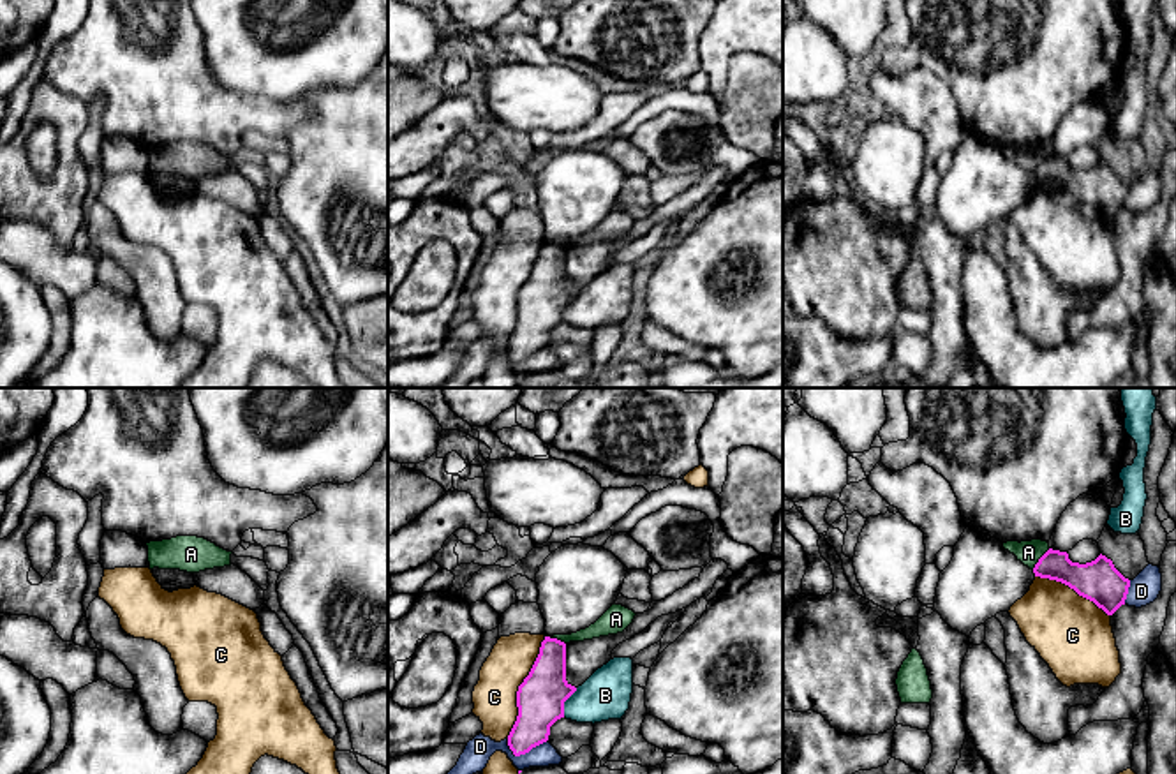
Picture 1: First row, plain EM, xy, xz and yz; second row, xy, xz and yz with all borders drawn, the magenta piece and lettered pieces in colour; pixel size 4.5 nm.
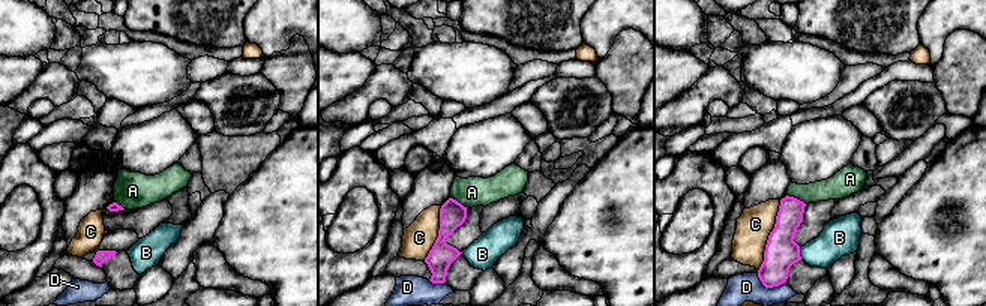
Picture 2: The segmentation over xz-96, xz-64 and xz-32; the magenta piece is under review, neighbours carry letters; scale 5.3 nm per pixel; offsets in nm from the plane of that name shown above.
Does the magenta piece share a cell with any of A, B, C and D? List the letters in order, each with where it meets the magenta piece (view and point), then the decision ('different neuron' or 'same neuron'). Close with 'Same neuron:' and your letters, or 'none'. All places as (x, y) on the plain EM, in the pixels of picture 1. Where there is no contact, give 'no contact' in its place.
A: yz (1039, 164) | different neuron
B: xz (565, 305) | different neuron
C: xz (519, 293) | different neuron
D: xz (526, 357) | different neuron
Same neuron: none

